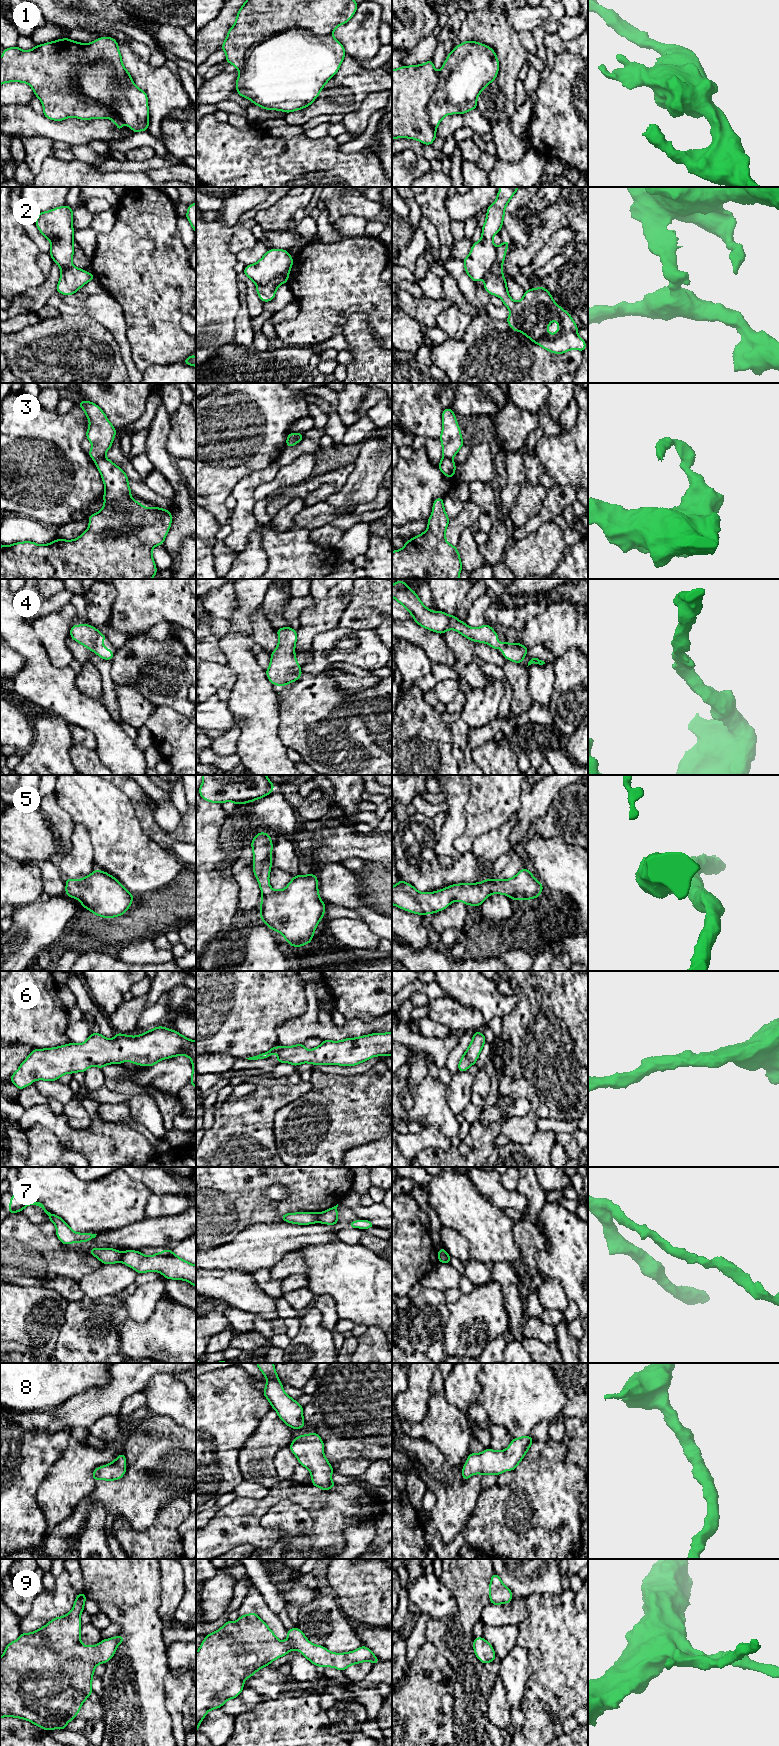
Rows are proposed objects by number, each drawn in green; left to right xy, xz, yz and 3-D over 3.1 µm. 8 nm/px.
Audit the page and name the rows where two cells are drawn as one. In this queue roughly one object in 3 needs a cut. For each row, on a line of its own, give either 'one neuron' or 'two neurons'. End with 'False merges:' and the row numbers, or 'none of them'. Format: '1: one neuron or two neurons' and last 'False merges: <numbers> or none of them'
1: one neuron
2: two neurons
3: two neurons
4: one neuron
5: one neuron
6: one neuron
7: two neurons
8: one neuron
9: one neuron
False merges: 2, 3, 7

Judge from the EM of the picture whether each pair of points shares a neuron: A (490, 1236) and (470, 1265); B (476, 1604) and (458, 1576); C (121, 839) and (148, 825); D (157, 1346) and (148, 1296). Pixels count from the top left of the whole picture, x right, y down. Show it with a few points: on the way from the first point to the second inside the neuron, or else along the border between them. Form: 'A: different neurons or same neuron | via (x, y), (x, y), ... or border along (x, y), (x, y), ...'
A: different neurons | border along (470, 1257), (478, 1261), (493, 1263)
B: same neuron | via (472, 1597), (471, 1590), (465, 1583)
C: different neurons | border along (132, 806), (138, 817), (140, 827), (159, 843)
D: different neurons | border along (160, 1298), (144, 1321), (128, 1319)

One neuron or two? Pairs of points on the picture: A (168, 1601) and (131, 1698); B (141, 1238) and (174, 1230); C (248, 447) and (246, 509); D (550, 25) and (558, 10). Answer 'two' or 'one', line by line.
A: two
B: one
C: two
D: one

